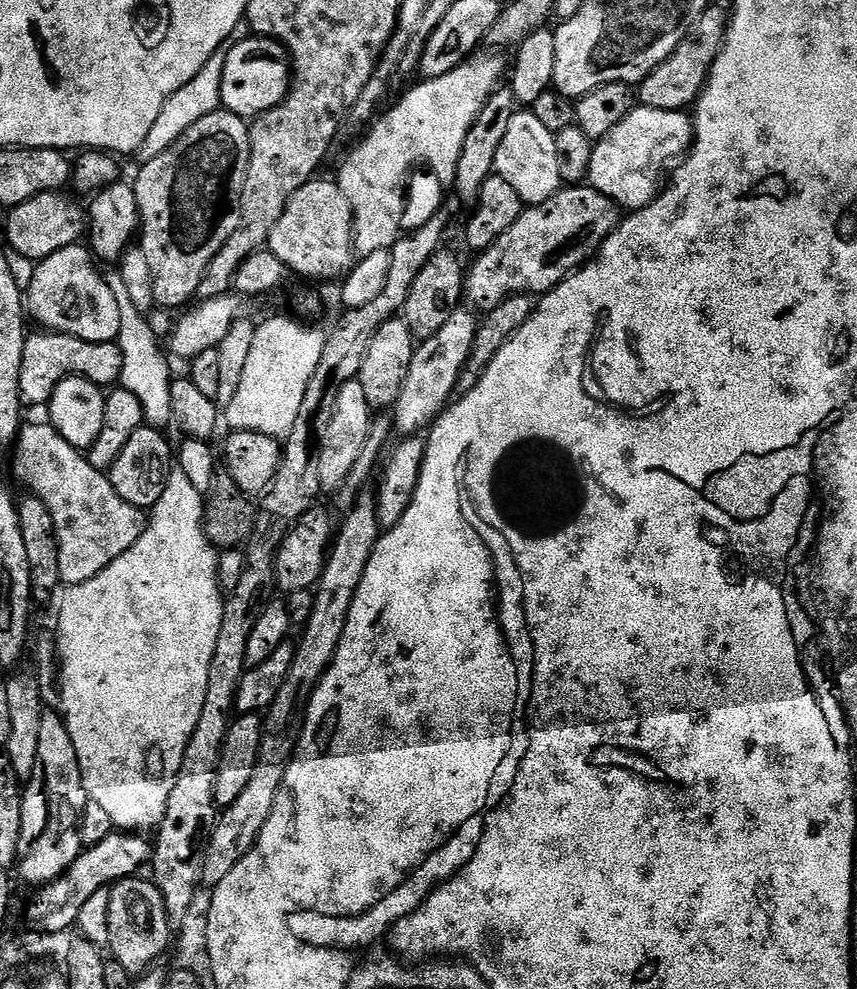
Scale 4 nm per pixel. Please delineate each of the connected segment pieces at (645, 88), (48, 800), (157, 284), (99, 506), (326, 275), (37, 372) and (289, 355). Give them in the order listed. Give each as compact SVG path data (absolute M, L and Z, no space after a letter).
M709 6L702 14L702 18L698 18L695 26L688 31L686 38L678 46L678 50L674 50L674 54L670 54L670 58L666 58L666 62L662 62L639 84L639 103L645 108L666 110L667 112L679 112L695 105L701 90L708 83L712 64L724 49L725 31L725 9L723 12L716 6Z
M45 710L42 714L42 726L38 730L38 758L34 762L34 770L32 776L23 785L22 795L20 797L20 805L22 806L22 826L20 827L20 841L18 842L18 850L16 855L18 857L18 876L25 880L28 884L36 884L35 886L43 886L49 884L51 880L56 880L57 877L63 875L65 869L76 861L76 857L82 851L80 842L80 814L86 803L86 793L84 790L84 783L82 782L82 774L78 766L78 754L74 750L74 742L70 742L70 734L68 733L67 726L64 725L64 717L59 711Z
M221 110L214 114L206 114L206 118L202 118L202 122L194 122L194 126L190 126L190 130L186 130L186 134L182 134L182 138L178 138L178 142L174 142L174 146L162 150L162 154L158 154L158 158L143 161L139 165L141 167L140 173L137 174L136 180L134 179L141 227L138 233L138 248L139 251L146 254L146 263L150 265L150 278L154 278L154 294L156 295L156 304L159 307L181 307L180 309L183 309L189 303L187 300L196 296L198 286L202 282L202 274L206 274L206 266L210 266L214 254L218 254L218 250L222 250L222 246L226 246L226 238L230 238L230 234L234 234L234 230L238 230L242 186L246 182L246 170L252 157L249 127L249 121L245 117L236 116L233 112Z
M51 423L28 424L21 427L15 441L16 453L12 456L12 472L28 487L27 491L36 496L50 510L50 518L54 518L54 530L58 538L58 574L61 585L71 586L90 582L114 558L122 558L138 538L142 538L146 523L145 509L132 506L114 490L111 479L100 472L88 461L87 455L81 449L70 446L62 434L52 427Z
M313 178L295 192L274 230L270 230L270 238L266 245L267 251L272 252L282 261L289 273L300 276L310 276L314 280L332 280L343 277L352 271L358 260L356 242L354 239L354 221L352 218L352 207L348 199L342 194L339 183L328 180Z
M36 330L33 334L25 335L24 357L22 358L22 370L18 374L18 390L20 391L21 405L40 404L47 405L51 400L58 382L62 382L67 376L84 376L90 382L101 386L112 386L117 383L122 374L122 350L119 343L113 342L86 342L77 336L67 336L64 332L54 332L51 330Z
M272 316L263 325L257 327L254 334L254 346L250 346L250 358L246 358L246 370L242 370L242 382L238 385L238 394L227 404L227 411L232 411L236 420L244 420L242 427L251 432L266 434L277 438L287 437L294 426L294 418L298 418L298 410L302 410L302 398L306 398L306 386L310 386L310 378L314 378L314 370L318 370L318 362L322 362L322 346L325 333L316 328L307 328L299 319L291 320L288 316Z

